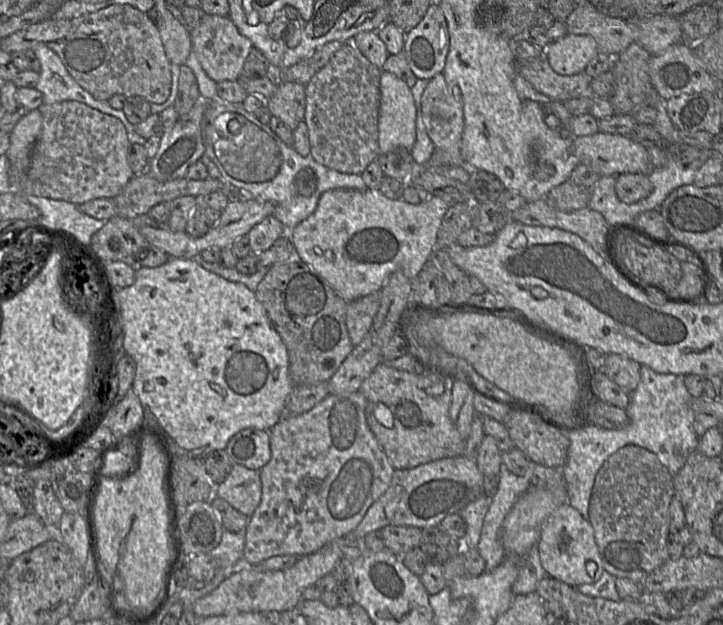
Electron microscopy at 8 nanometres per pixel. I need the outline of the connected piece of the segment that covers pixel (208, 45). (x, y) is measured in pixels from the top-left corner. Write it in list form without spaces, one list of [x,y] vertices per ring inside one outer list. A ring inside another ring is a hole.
[[[205,14],[200,23],[190,29],[191,50],[209,78],[216,83],[238,80],[253,43],[243,36],[229,16]]]

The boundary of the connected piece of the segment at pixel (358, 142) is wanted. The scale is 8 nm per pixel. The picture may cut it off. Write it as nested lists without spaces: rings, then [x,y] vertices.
[[[352,43],[344,45],[336,51],[329,61],[306,84],[306,109],[304,121],[309,131],[310,155],[319,164],[341,173],[361,174],[367,166],[377,160],[380,153],[379,147],[379,111],[380,111],[380,76],[382,70],[371,63]]]

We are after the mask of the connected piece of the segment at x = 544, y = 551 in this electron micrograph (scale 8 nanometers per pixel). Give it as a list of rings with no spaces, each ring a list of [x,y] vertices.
[[[569,503],[558,507],[547,518],[542,527],[538,548],[540,561],[546,572],[570,586],[595,583],[604,571],[591,523]]]

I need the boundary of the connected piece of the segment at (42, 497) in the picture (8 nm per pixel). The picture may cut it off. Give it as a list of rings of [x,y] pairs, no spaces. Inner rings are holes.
[[[41,479],[35,484],[33,512],[46,526],[57,528],[64,510],[49,479]]]

